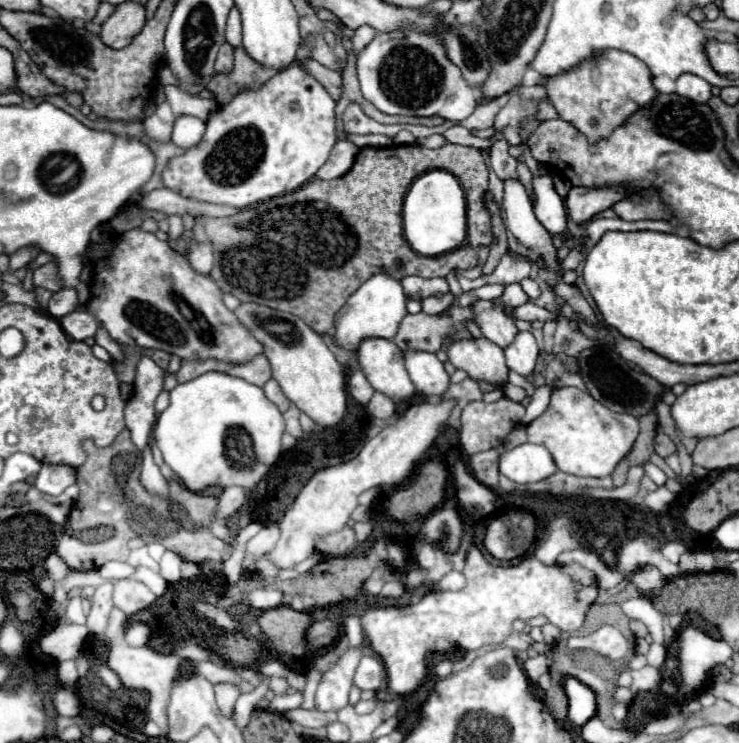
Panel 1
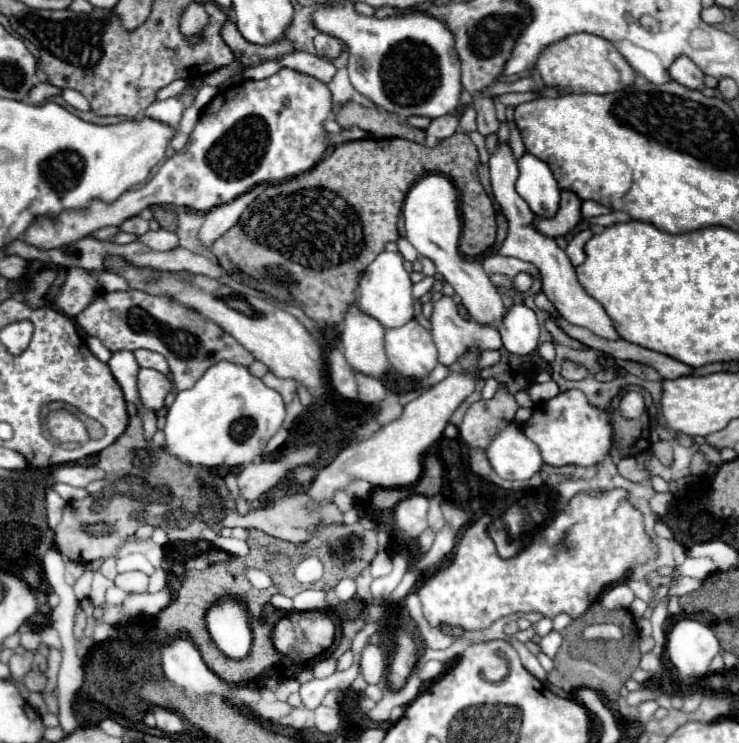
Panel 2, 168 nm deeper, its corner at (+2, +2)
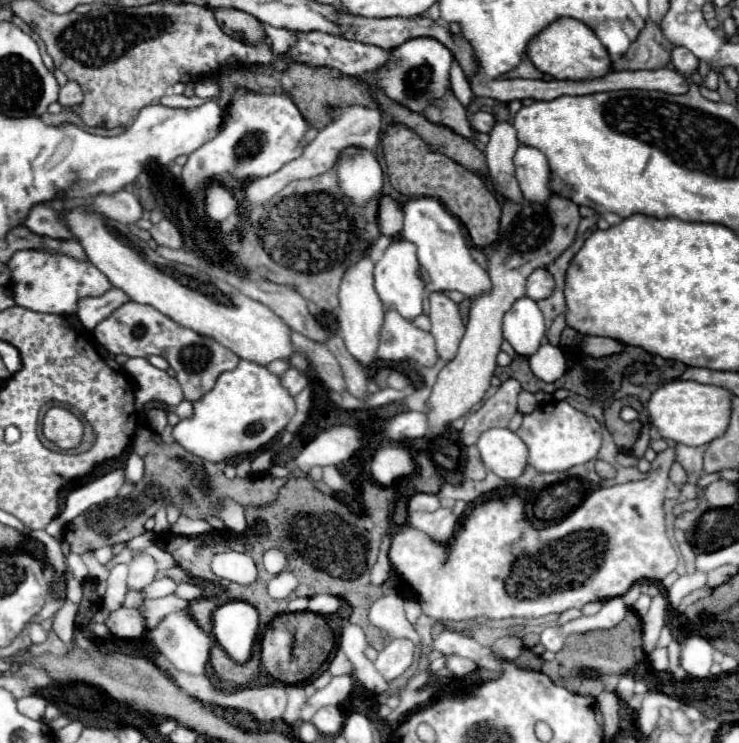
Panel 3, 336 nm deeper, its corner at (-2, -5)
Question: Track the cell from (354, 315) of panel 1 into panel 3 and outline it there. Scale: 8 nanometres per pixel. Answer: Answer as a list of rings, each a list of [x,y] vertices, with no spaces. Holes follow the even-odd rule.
[[[403,238],[393,240],[391,246],[385,250],[381,260],[375,264],[373,276],[375,276],[375,290],[387,308],[395,308],[405,320],[413,320],[421,314],[421,302],[423,302],[423,286],[425,282],[419,276],[419,262],[415,256],[415,246]]]

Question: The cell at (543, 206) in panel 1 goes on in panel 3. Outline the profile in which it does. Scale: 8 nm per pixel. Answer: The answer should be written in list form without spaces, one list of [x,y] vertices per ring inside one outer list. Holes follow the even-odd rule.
[[[519,146],[515,154],[515,176],[527,202],[545,204],[553,196],[551,170],[547,168],[547,158],[537,148]]]

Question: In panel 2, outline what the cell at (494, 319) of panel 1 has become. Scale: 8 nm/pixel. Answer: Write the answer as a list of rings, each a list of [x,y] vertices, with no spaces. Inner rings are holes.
[[[429,173],[421,177],[407,193],[403,203],[403,219],[405,219],[405,237],[407,241],[423,255],[435,263],[437,273],[441,273],[455,293],[461,297],[461,303],[467,307],[473,321],[483,325],[493,325],[503,319],[507,311],[495,285],[491,283],[489,275],[483,269],[481,259],[465,259],[459,251],[461,239],[461,217],[459,217],[459,203],[457,203],[457,189],[455,185],[439,173]]]

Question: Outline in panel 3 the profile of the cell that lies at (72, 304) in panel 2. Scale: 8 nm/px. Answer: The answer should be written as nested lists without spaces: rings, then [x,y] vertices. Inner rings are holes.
[[[111,288],[109,292],[105,292],[103,296],[87,296],[81,298],[77,302],[77,318],[81,320],[81,324],[87,330],[93,330],[103,318],[107,318],[115,308],[119,308],[121,304],[125,304],[129,300],[129,296],[125,292],[121,292],[119,288]]]

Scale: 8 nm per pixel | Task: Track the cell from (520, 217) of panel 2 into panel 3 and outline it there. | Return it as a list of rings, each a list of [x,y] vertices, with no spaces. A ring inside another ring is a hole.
[[[497,122],[489,134],[489,144],[485,150],[491,182],[501,196],[511,202],[523,204],[523,194],[519,182],[515,180],[515,148],[519,148],[515,128],[509,122]]]

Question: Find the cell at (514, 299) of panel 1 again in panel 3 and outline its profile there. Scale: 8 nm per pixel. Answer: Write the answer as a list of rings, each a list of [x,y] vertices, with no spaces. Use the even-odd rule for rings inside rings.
[[[545,268],[535,270],[527,278],[527,296],[531,300],[543,300],[543,298],[551,296],[551,292],[553,292],[553,278]]]

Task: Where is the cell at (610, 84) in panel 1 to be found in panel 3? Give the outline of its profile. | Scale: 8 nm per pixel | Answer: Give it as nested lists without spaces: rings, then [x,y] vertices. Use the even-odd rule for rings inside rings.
[[[561,18],[545,28],[531,44],[527,52],[529,60],[555,80],[591,80],[611,72],[611,58],[595,32],[579,20]]]

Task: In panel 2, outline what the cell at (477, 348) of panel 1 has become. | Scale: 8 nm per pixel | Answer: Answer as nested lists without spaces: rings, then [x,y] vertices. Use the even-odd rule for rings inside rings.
[[[441,295],[439,299],[433,301],[433,313],[431,313],[431,335],[433,341],[437,345],[439,351],[439,363],[443,365],[451,365],[455,363],[463,353],[467,353],[469,347],[479,347],[479,351],[487,351],[487,349],[499,349],[501,347],[501,335],[495,327],[489,325],[479,325],[475,321],[467,321],[457,313],[457,305],[451,297]]]

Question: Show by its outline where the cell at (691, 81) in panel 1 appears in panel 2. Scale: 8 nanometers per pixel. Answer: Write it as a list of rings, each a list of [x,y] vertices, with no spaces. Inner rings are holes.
[[[681,55],[673,61],[673,65],[669,67],[669,75],[671,75],[671,79],[675,79],[681,85],[687,85],[689,89],[703,89],[705,87],[703,85],[703,77],[705,77],[703,71],[685,55]]]

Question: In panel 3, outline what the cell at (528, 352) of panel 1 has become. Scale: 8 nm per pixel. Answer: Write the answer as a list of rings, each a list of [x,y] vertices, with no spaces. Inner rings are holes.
[[[527,296],[515,300],[511,310],[503,318],[503,338],[519,356],[529,358],[539,350],[543,336],[545,320],[535,300]]]

